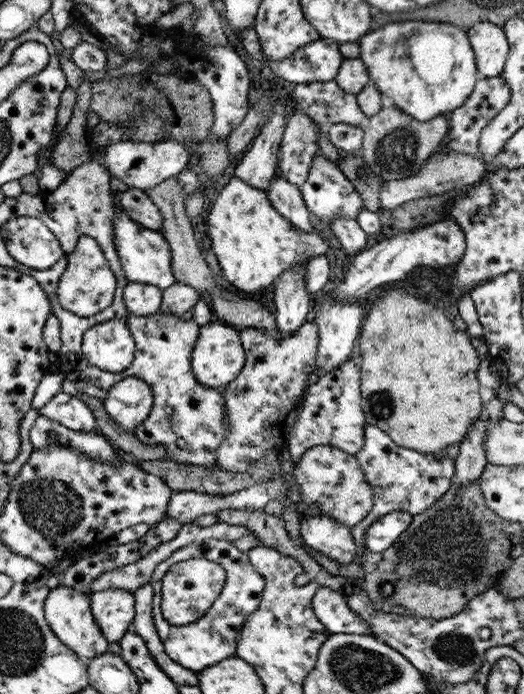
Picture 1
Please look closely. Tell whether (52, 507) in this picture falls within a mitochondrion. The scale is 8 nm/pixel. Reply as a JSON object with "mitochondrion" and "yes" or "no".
{"mitochondrion":"yes"}

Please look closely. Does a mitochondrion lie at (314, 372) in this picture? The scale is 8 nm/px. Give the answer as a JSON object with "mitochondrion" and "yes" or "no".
{"mitochondrion":"no"}

